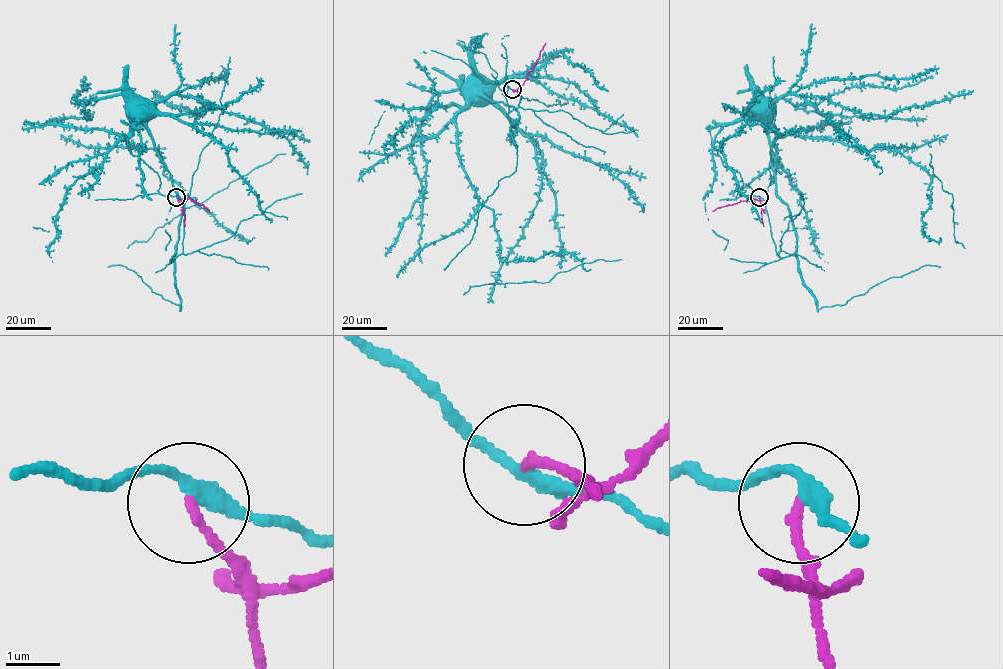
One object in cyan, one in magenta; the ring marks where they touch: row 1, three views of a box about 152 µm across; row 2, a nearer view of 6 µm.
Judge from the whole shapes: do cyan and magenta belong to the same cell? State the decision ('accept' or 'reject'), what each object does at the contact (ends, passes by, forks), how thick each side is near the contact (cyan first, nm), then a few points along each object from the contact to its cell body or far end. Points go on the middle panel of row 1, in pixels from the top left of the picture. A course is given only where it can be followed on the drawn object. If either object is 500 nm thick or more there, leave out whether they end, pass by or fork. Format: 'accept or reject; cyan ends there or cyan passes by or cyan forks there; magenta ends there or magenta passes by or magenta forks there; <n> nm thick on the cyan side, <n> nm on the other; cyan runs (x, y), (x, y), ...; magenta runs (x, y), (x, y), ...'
reject; cyan passes by; magenta ends there; 260 nm thick on the cyan side, 170 nm on the other; cyan runs (512, 89), (520, 95), (519, 106), (509, 113), (514, 126), (519, 113), (472, 83); magenta runs (512, 89), (516, 90), (523, 84), (545, 43)

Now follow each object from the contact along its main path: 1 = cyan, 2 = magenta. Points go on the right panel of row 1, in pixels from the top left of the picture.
1: (759, 197), (776, 252), (792, 255), (796, 231), (777, 195), (769, 137), (753, 108)
2: (759, 197), (760, 200), (748, 199), (712, 211)

